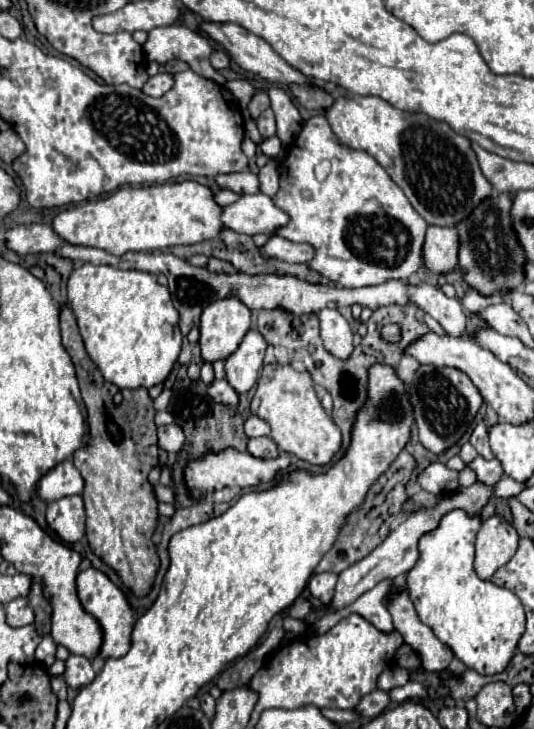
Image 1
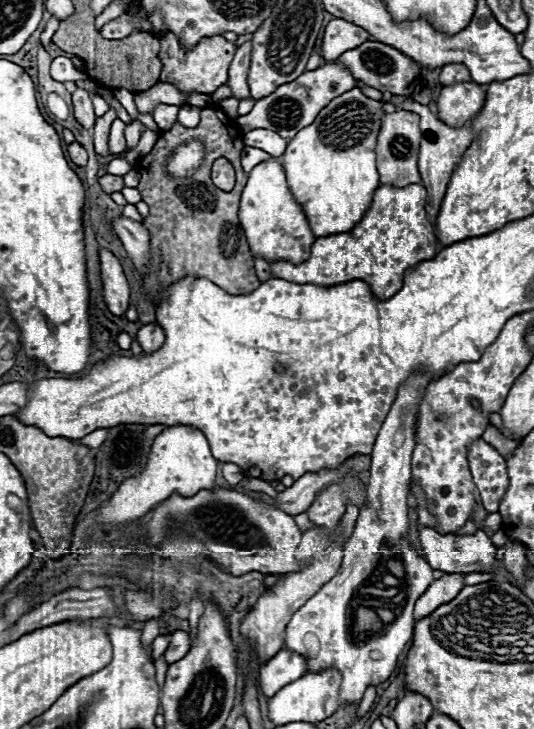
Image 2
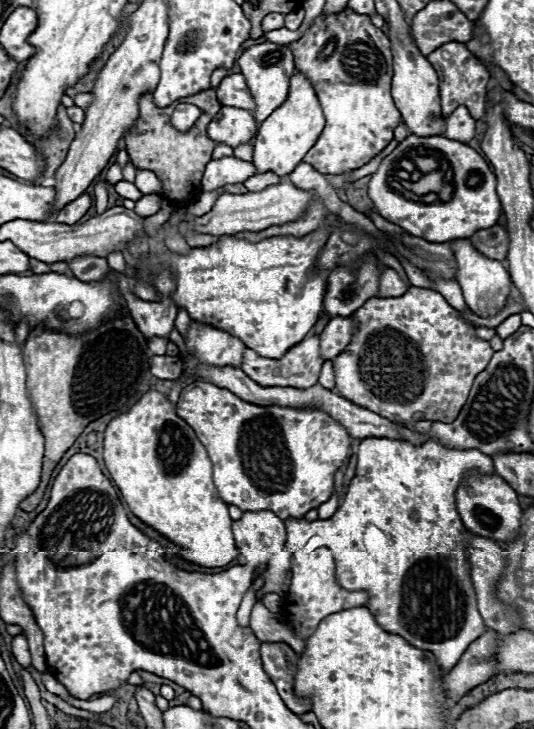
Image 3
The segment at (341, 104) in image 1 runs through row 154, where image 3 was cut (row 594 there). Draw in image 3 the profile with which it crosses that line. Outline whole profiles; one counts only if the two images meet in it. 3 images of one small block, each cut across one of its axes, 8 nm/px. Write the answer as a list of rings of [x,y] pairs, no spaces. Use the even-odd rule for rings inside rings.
[[[364,438],[358,448],[356,476],[350,482],[342,506],[330,520],[308,522],[304,518],[288,518],[284,546],[292,552],[304,548],[316,534],[326,536],[326,548],[336,560],[338,584],[348,590],[370,592],[372,600],[366,606],[386,632],[400,634],[412,646],[432,652],[442,670],[452,670],[466,648],[488,630],[478,614],[476,592],[470,580],[470,562],[466,554],[470,548],[470,532],[462,524],[456,508],[456,490],[472,470],[478,474],[494,474],[494,462],[482,452],[452,450],[436,440],[430,440],[424,446],[412,446],[408,442],[386,438]]]

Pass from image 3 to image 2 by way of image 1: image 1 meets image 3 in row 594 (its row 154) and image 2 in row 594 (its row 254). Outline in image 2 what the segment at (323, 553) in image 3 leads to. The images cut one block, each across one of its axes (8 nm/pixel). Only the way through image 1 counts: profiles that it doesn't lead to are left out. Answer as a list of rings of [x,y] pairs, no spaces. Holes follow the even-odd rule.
[[[414,374],[410,376],[398,390],[396,402],[388,412],[378,438],[374,442],[374,452],[370,454],[372,466],[368,472],[368,504],[360,510],[356,528],[352,538],[346,544],[342,566],[336,576],[326,582],[300,610],[294,612],[292,620],[286,626],[286,648],[294,650],[308,658],[308,672],[320,672],[324,668],[336,666],[342,672],[342,688],[340,702],[360,702],[364,690],[374,684],[388,680],[392,670],[396,668],[398,656],[402,654],[406,642],[412,638],[414,630],[414,602],[426,592],[428,584],[432,584],[432,568],[426,560],[418,558],[416,552],[408,544],[408,484],[410,484],[410,456],[414,450],[416,434],[414,420],[420,404],[420,396],[424,396],[424,384],[428,384],[432,376]]]

